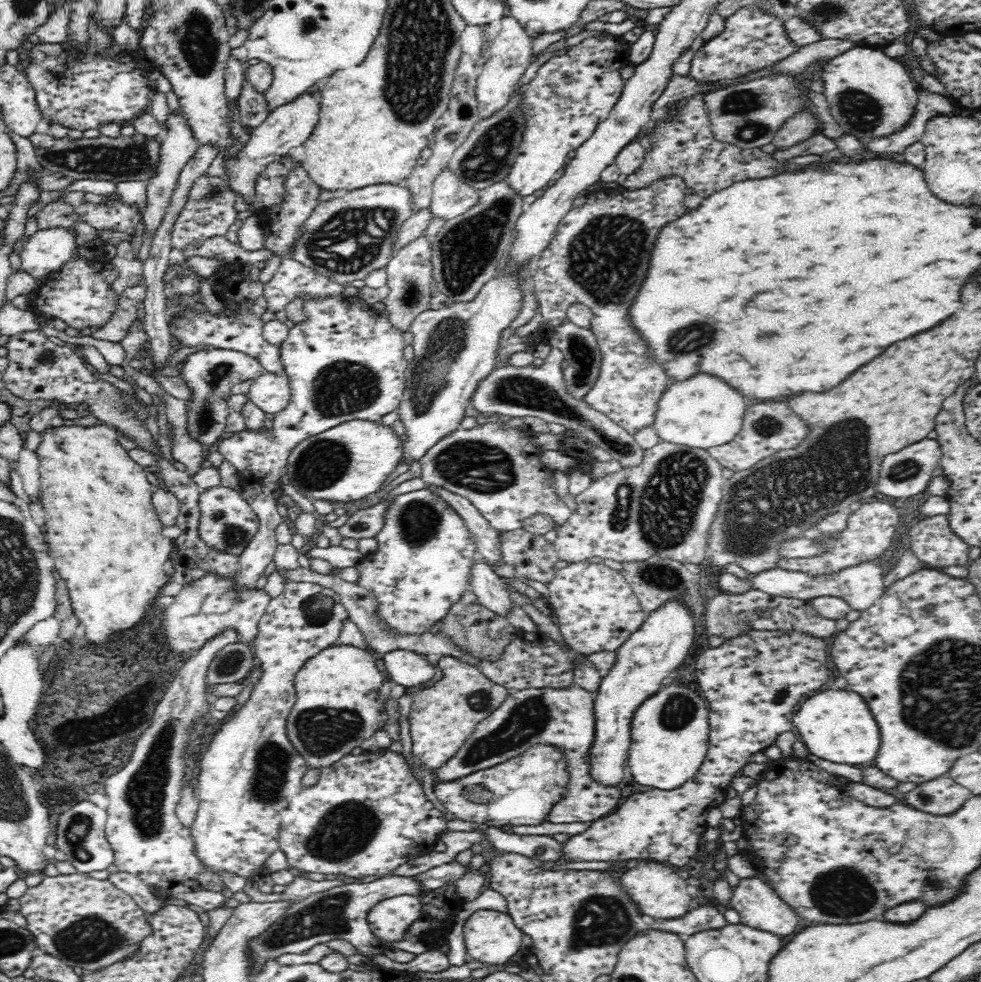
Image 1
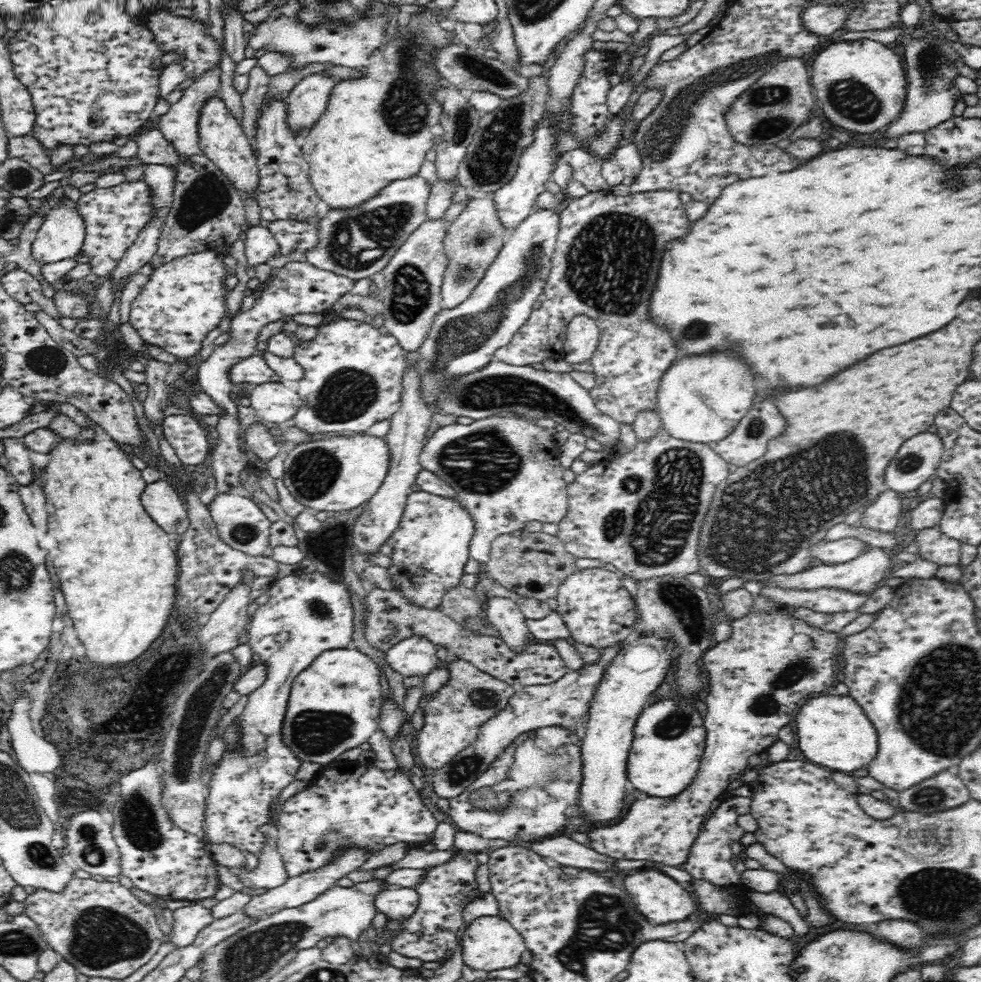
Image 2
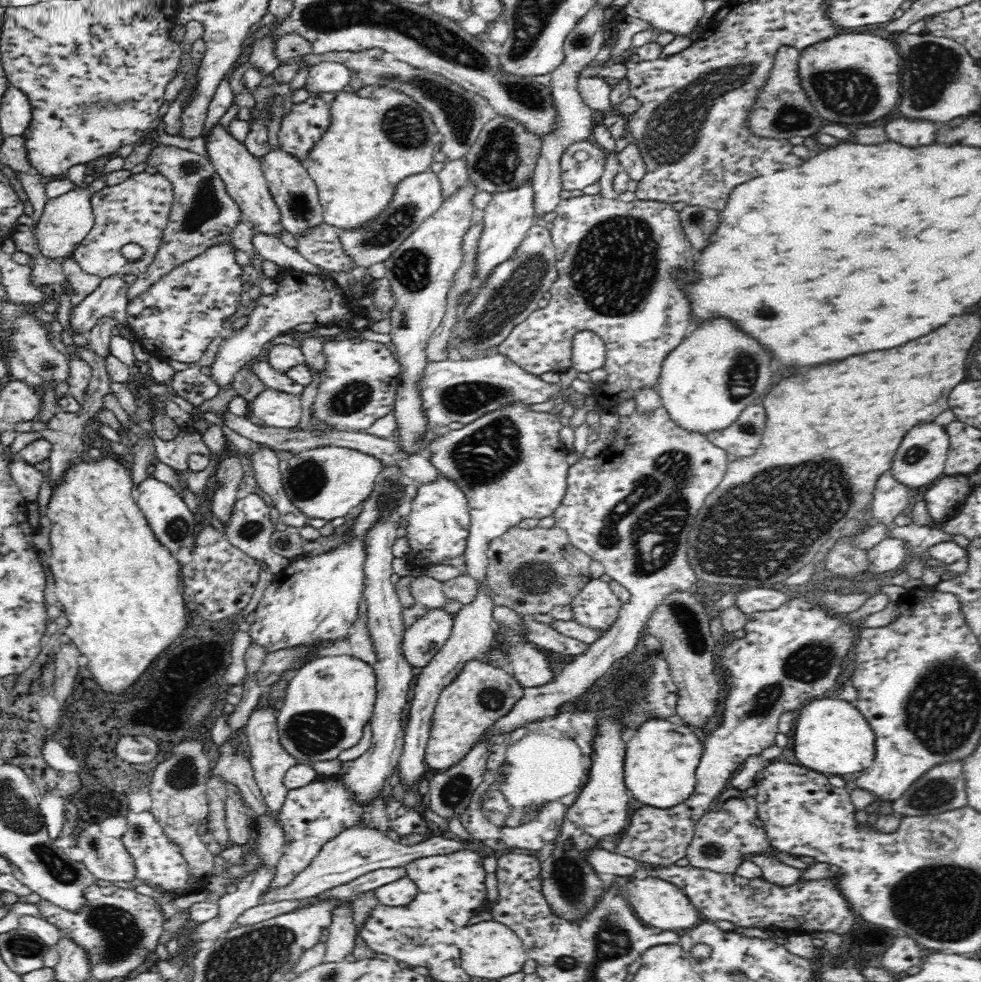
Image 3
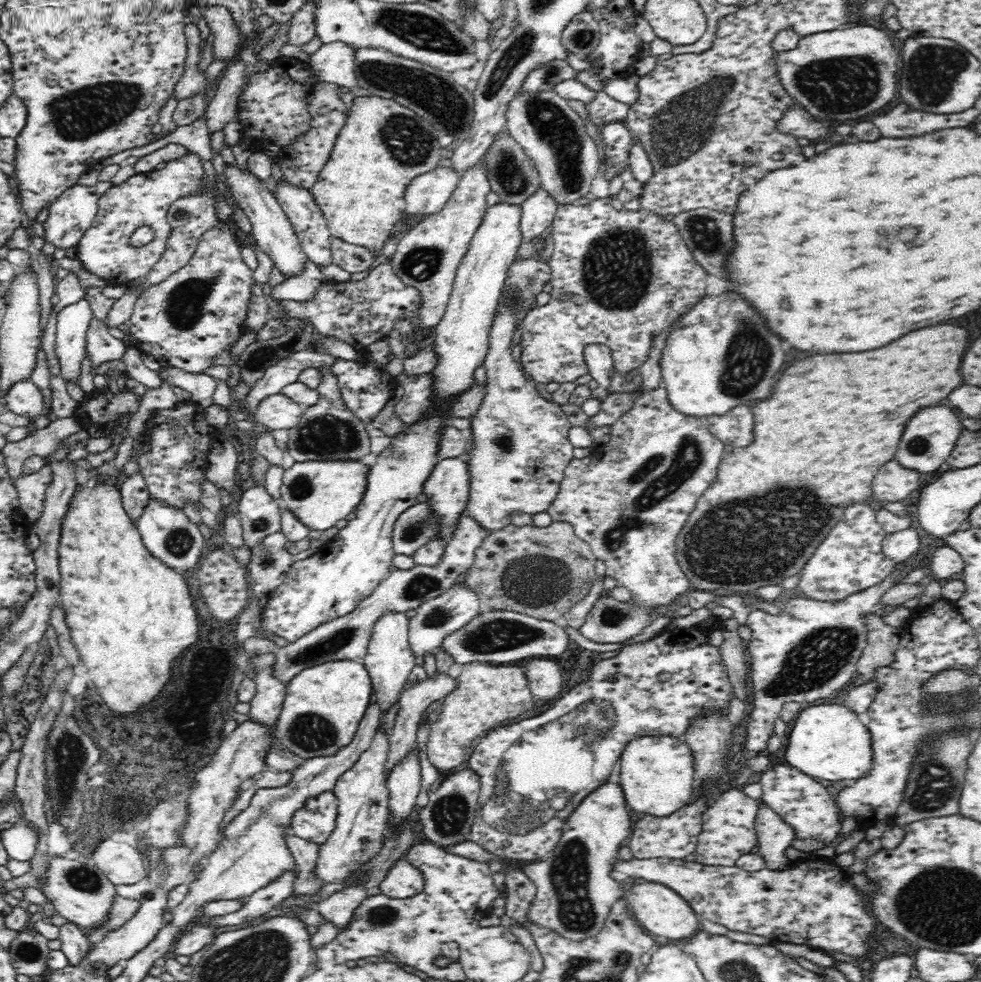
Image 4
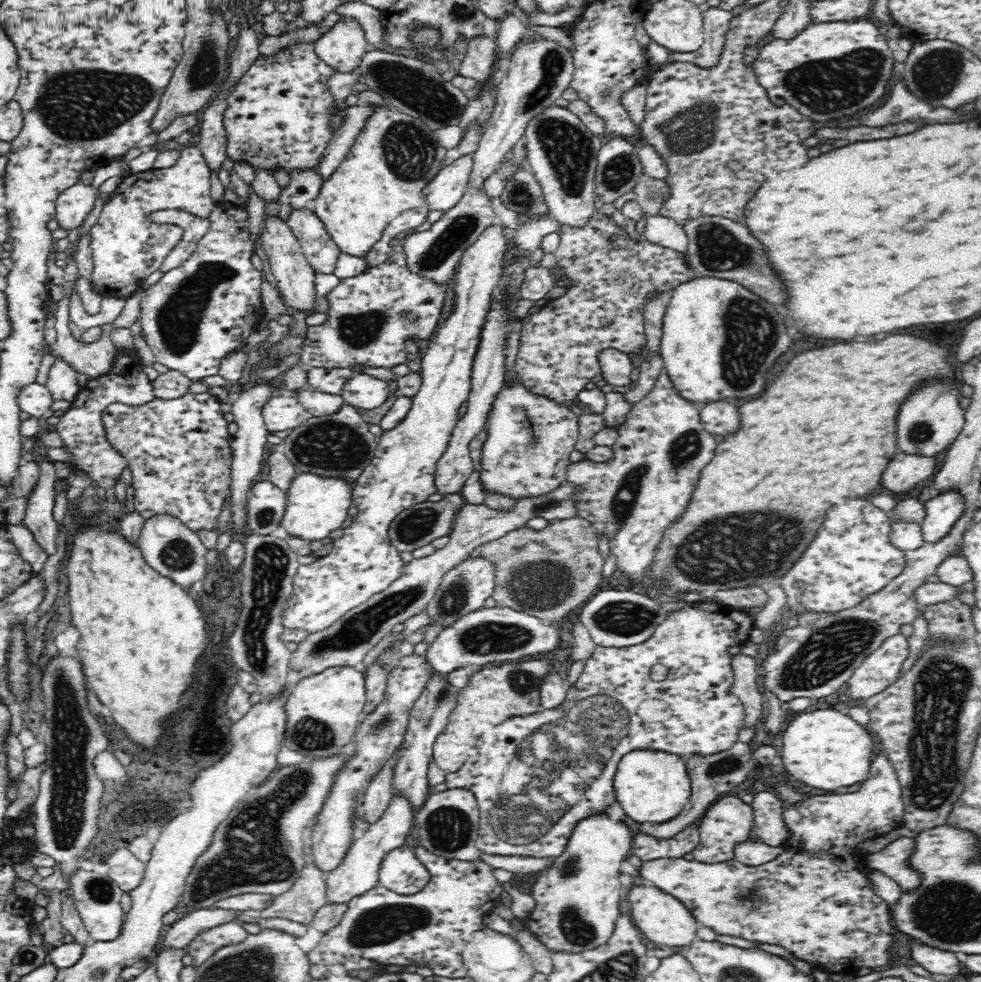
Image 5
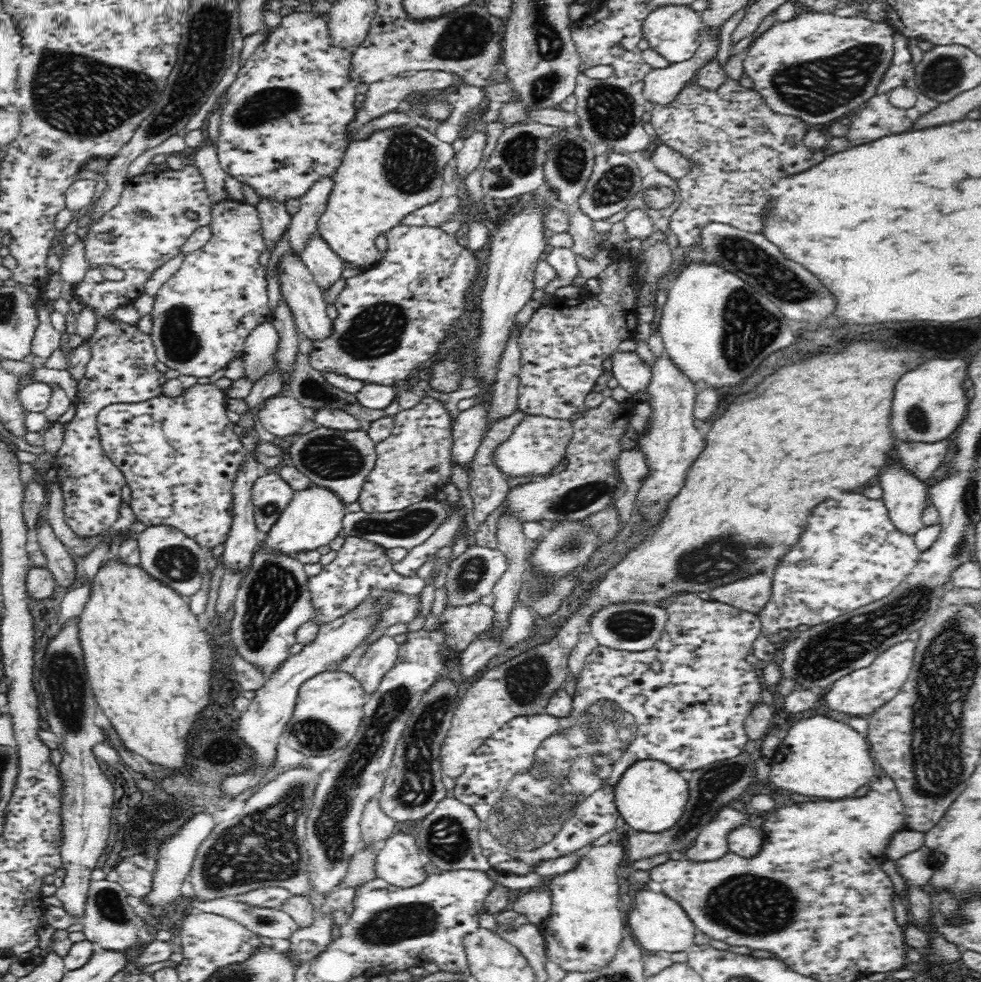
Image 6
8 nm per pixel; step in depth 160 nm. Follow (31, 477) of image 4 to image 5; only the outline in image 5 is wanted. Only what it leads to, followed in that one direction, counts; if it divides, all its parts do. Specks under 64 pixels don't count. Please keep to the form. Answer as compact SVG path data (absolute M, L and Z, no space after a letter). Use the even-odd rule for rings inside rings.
M47 455L42 458L40 476L25 499L23 524L35 536L36 542L49 554L56 552L56 530L58 524L52 515L56 484L59 480L54 461Z

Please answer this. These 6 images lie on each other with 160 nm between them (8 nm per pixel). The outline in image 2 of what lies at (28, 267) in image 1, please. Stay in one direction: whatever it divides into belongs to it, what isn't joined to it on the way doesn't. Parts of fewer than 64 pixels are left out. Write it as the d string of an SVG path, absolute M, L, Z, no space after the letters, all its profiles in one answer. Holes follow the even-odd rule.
M66 200L62 206L50 210L47 214L46 220L44 220L42 226L37 230L36 238L30 244L32 259L36 259L36 263L40 266L76 256L82 250L86 234L84 221L77 212L77 202Z

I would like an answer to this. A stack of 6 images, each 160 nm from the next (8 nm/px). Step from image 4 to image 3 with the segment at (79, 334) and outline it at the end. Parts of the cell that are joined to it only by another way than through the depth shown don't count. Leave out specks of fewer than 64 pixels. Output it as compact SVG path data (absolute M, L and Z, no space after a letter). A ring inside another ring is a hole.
M114 274L102 279L98 289L85 296L71 312L69 332L88 332L102 317L116 319L124 327L127 324L127 292L132 277Z

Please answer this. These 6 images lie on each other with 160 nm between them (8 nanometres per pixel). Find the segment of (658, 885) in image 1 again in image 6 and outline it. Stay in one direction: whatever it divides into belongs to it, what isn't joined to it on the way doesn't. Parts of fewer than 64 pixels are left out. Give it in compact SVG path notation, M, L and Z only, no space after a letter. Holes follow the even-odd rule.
M650 889L640 890L636 894L636 898L634 898L634 908L627 911L627 922L630 924L630 928L632 928L632 934L644 950L650 950L653 953L660 952L660 950L668 953L684 952L684 950L688 950L694 944L694 934L697 932L695 924L679 902L665 896L662 892L653 892Z

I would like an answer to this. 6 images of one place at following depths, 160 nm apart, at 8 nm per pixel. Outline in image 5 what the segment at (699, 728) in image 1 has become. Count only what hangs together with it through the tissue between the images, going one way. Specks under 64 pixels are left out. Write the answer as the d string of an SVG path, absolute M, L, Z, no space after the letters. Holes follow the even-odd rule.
M632 750L617 765L614 794L626 815L636 822L666 822L686 806L691 795L687 763L678 754L658 750Z

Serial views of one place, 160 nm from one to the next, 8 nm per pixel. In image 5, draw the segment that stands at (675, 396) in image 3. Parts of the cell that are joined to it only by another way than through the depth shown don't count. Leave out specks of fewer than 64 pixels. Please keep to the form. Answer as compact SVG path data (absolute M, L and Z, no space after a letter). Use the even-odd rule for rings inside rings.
M696 278L672 291L663 318L660 352L664 372L670 377L676 393L690 403L705 404L726 398L746 398L764 390L764 376L770 366L790 348L784 318L760 296L726 279Z

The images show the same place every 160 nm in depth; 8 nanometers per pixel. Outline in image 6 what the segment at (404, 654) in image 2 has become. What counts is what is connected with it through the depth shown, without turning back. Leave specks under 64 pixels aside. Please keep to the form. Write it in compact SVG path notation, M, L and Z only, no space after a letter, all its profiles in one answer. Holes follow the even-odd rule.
M482 546L468 547L450 564L444 588L446 607L459 607L480 602L483 596L492 593L492 588L500 580L507 568L506 557L500 549Z

